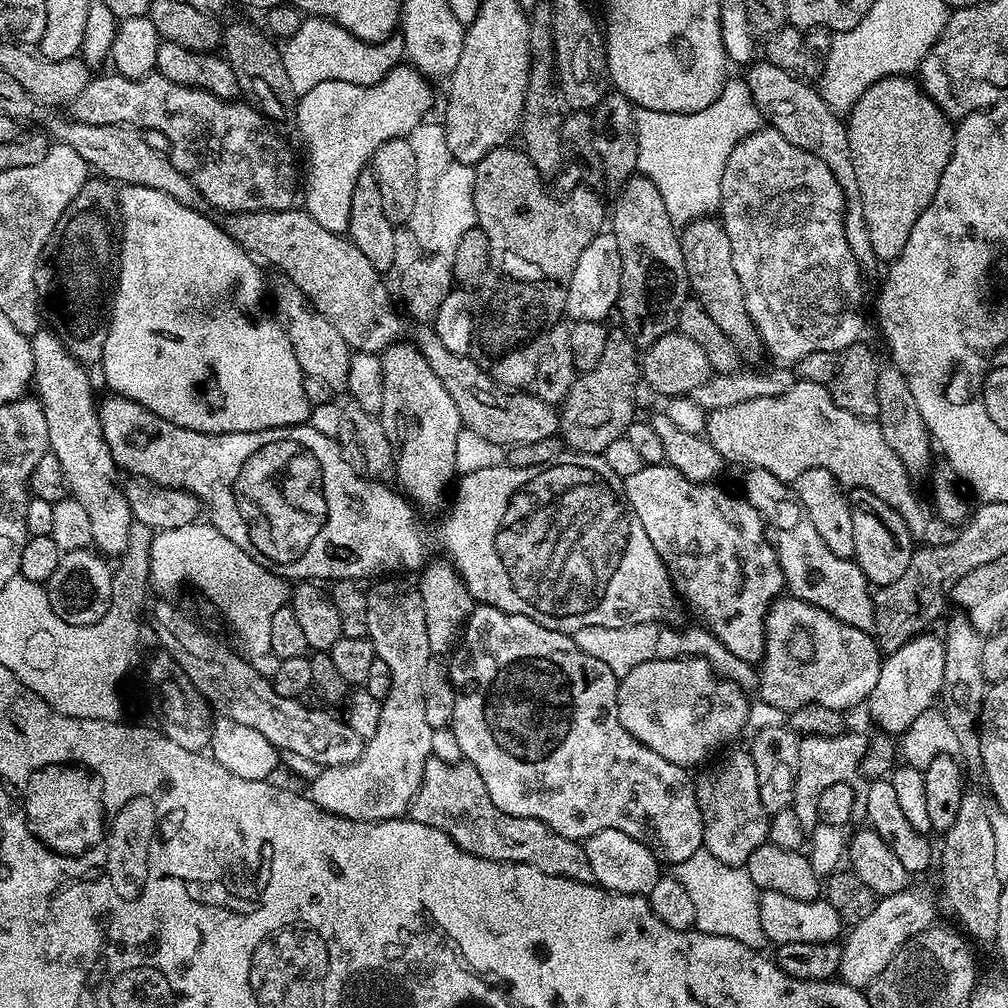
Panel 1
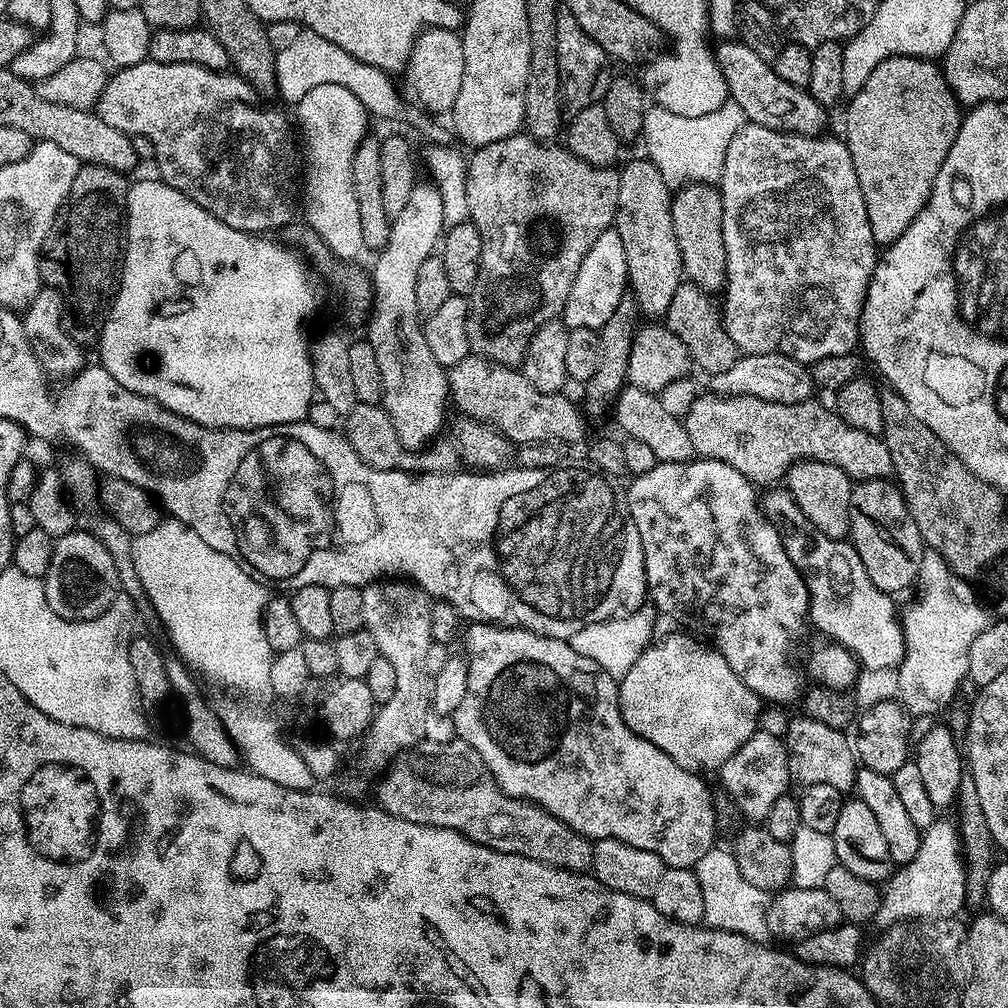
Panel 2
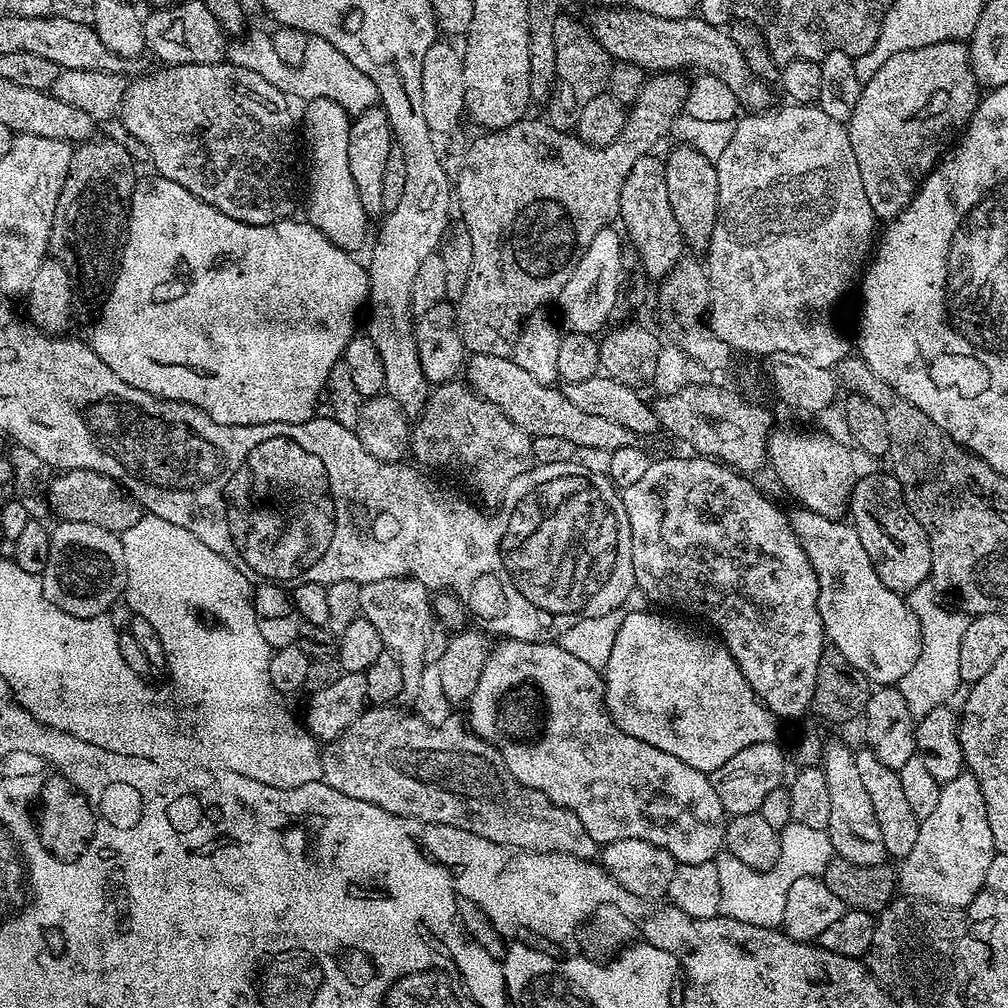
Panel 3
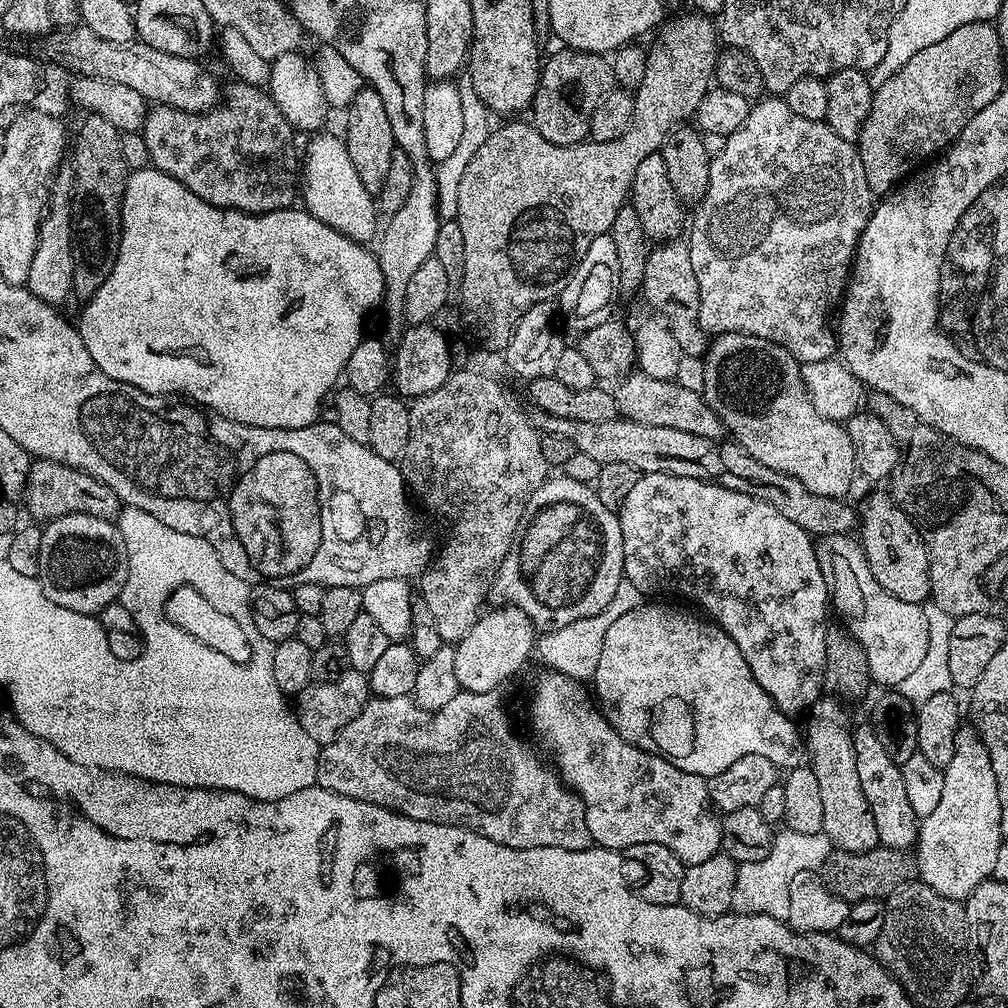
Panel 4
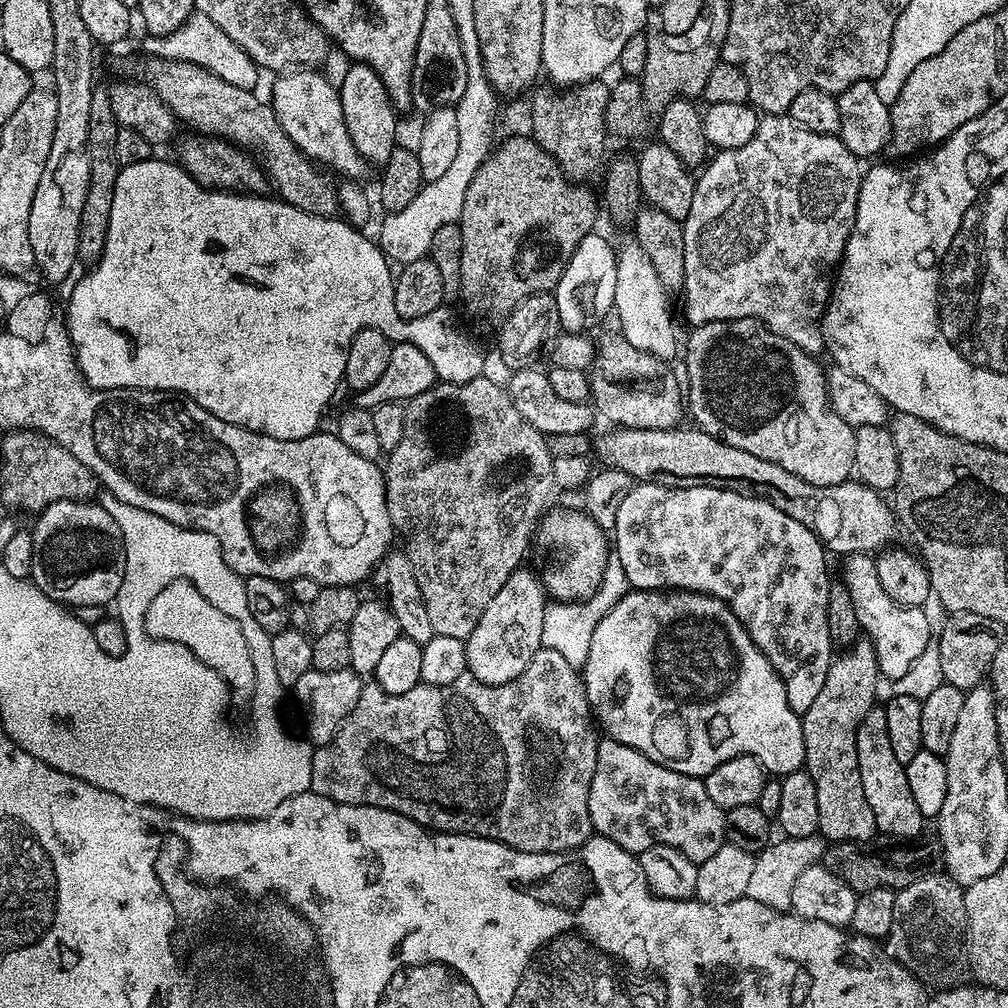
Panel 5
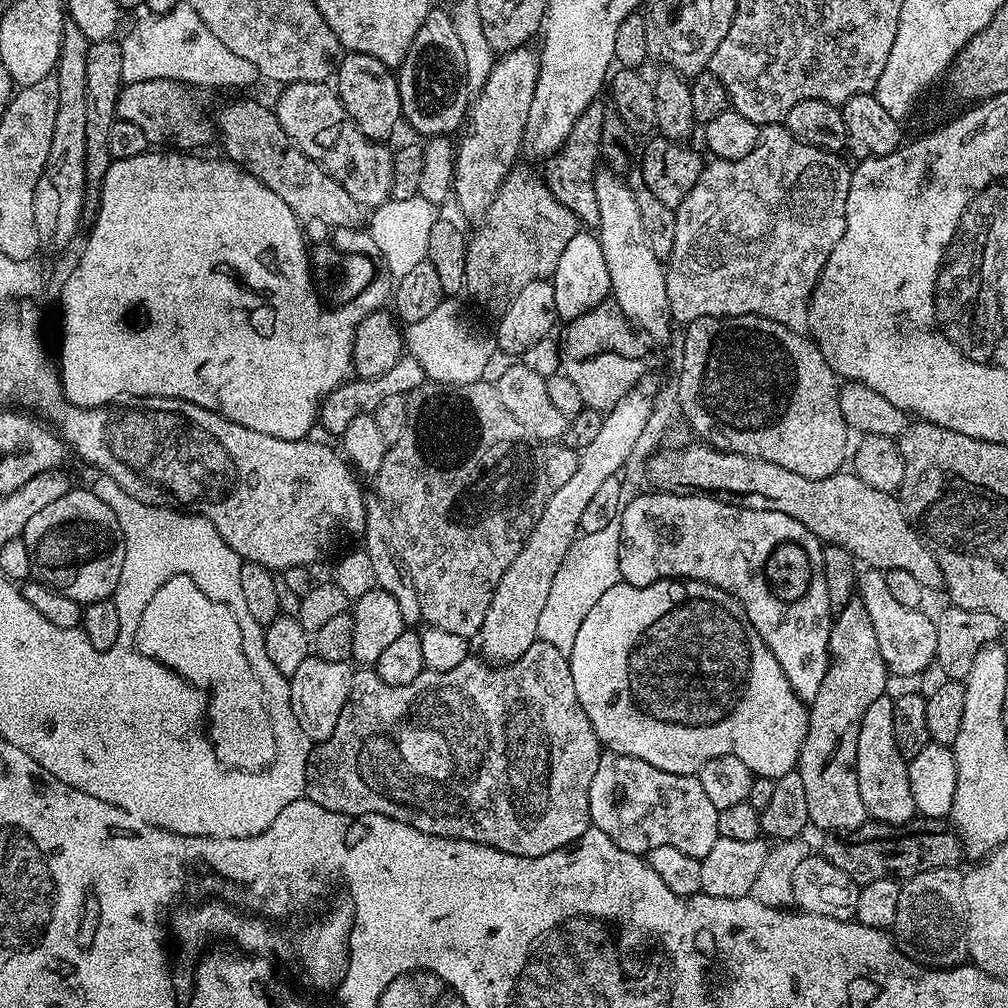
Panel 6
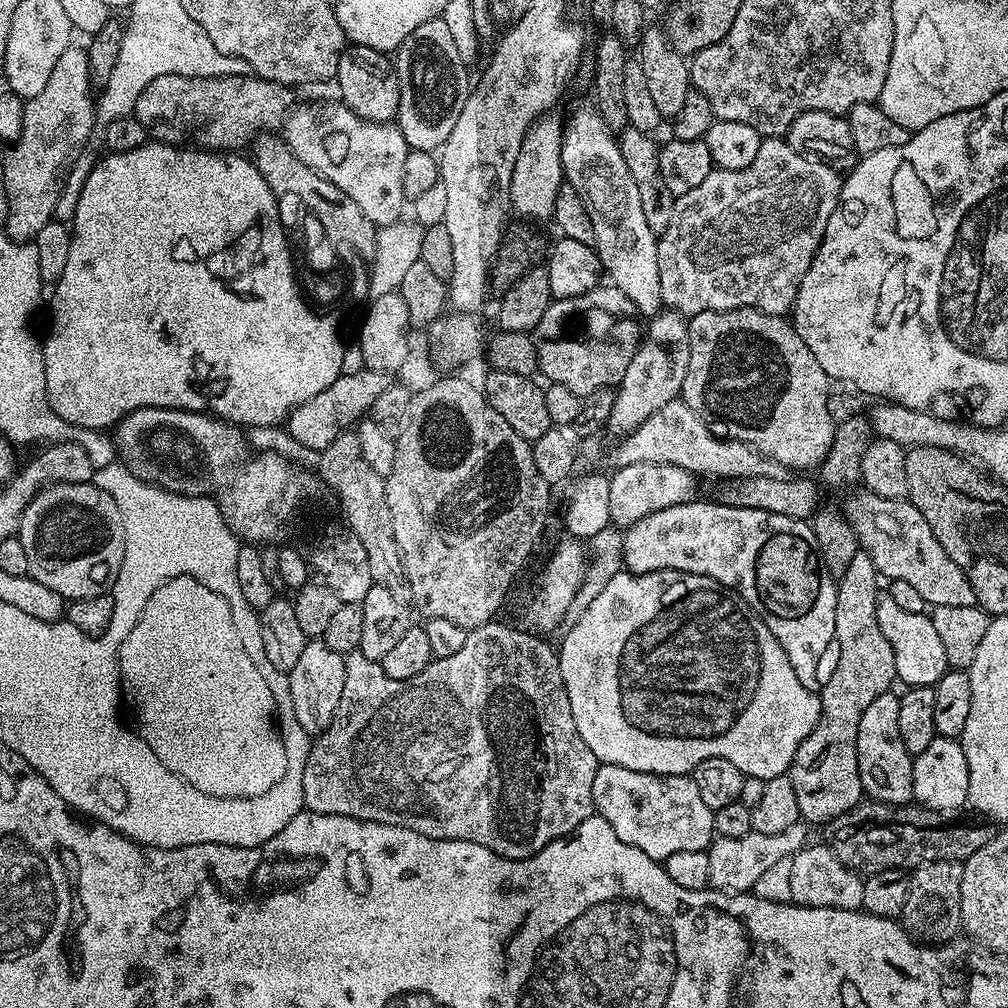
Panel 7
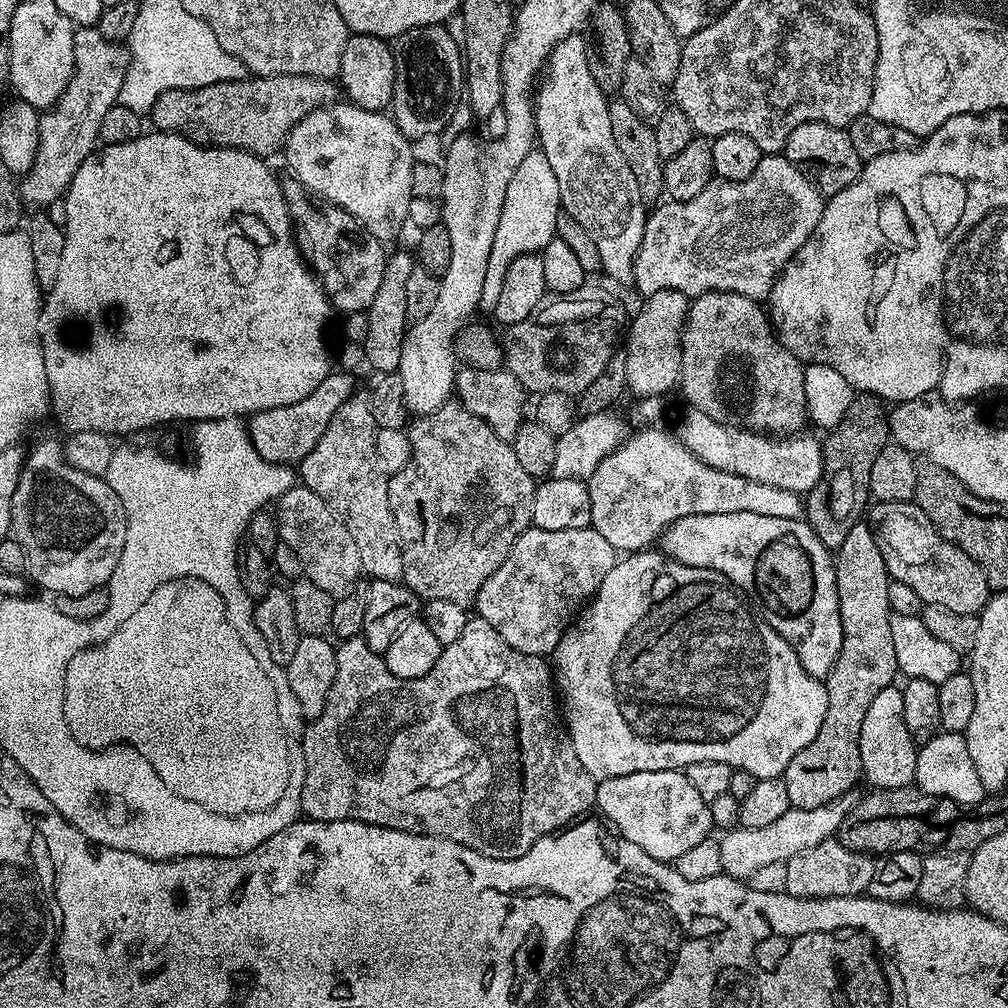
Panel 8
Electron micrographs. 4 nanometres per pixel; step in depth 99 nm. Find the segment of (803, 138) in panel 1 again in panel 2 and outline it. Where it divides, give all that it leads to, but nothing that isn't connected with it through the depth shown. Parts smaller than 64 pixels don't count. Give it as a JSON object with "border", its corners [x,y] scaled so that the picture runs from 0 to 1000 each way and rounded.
{"border":[[[718,38],[709,45],[708,51],[716,77],[720,77],[725,102],[738,110],[739,120],[764,129],[791,131],[797,135],[812,135],[818,130],[817,122],[822,114],[818,107],[802,92],[801,87],[784,85],[784,81],[772,77],[769,66],[763,61],[752,58],[744,46],[730,38]]]}

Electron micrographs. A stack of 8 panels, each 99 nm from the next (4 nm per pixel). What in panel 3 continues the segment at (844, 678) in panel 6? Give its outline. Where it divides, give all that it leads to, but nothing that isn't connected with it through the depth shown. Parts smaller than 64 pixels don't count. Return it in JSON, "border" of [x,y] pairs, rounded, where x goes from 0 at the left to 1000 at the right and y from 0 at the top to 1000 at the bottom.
{"border":[[[825,734],[822,738],[820,735],[815,742],[815,761],[819,768],[819,781],[823,783],[823,815],[819,824],[826,846],[832,852],[851,859],[878,856],[881,844],[875,835],[875,823],[871,823],[871,811],[867,809],[863,788],[851,768],[849,746],[833,734]]]}

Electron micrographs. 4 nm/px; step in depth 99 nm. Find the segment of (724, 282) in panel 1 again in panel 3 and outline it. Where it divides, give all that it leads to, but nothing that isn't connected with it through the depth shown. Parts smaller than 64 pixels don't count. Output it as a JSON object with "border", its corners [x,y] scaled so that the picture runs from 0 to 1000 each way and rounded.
{"border":[[[684,143],[671,145],[659,164],[661,177],[661,193],[665,196],[665,204],[669,208],[669,216],[673,216],[673,224],[679,233],[679,241],[684,247],[697,251],[706,234],[710,209],[712,208],[712,169],[704,157]]]}

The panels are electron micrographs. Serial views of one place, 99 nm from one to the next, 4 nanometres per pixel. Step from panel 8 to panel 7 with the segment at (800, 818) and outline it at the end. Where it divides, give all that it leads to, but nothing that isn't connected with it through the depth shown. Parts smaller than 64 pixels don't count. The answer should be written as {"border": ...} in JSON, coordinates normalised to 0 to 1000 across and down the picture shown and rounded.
{"border":[[[792,816],[784,819],[784,823],[776,823],[776,827],[752,827],[746,824],[736,831],[715,829],[707,832],[700,842],[704,851],[703,878],[712,885],[742,885],[763,859],[776,855],[776,851],[781,849],[786,850],[799,840],[803,832],[801,823],[803,824],[797,816]]]}

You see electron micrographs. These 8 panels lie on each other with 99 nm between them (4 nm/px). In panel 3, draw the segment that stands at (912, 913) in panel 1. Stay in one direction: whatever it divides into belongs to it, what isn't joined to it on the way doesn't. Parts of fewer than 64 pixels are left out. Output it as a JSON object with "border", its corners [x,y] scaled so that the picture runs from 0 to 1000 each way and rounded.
{"border":[[[957,764],[950,772],[934,781],[931,800],[913,815],[907,843],[899,847],[891,857],[891,881],[898,890],[906,893],[921,893],[939,901],[959,902],[964,892],[976,881],[978,863],[984,850],[989,848],[986,827],[982,827],[982,815],[978,812],[978,792],[974,792],[974,780]]]}

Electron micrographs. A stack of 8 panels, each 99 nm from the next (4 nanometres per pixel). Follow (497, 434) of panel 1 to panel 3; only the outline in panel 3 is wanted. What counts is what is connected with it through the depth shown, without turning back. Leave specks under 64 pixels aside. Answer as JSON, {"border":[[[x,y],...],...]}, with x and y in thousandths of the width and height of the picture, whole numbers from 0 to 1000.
{"border":[[[468,353],[462,361],[462,373],[463,369],[462,377],[468,388],[480,397],[490,399],[490,403],[494,403],[498,407],[498,411],[502,411],[502,415],[506,415],[506,419],[510,419],[527,434],[562,435],[562,438],[569,438],[572,445],[584,443],[603,448],[629,440],[629,430],[625,427],[621,427],[613,419],[605,419],[601,415],[596,415],[594,411],[581,411],[581,407],[569,403],[569,399],[565,399],[565,395],[562,395],[562,391],[555,384],[539,381],[534,379],[534,375],[522,371],[522,367],[518,367],[518,363],[510,360],[507,353]]]}

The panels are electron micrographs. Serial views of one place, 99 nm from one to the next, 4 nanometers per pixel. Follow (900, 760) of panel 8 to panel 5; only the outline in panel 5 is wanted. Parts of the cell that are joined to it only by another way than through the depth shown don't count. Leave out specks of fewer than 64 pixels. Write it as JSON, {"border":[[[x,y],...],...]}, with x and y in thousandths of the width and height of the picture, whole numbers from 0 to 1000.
{"border":[[[866,700],[855,712],[855,720],[849,725],[851,740],[851,760],[855,768],[855,784],[859,784],[859,796],[867,804],[870,826],[890,834],[903,833],[914,828],[919,817],[915,804],[907,796],[903,776],[899,776],[897,758],[891,756],[887,743],[883,740],[883,728],[879,724],[879,704],[876,700]]]}

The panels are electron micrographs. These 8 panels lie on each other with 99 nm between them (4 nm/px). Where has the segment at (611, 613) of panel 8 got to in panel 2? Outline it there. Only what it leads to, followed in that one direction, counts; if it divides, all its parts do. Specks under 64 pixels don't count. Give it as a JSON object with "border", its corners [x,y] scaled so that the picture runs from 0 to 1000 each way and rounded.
{"border":[[[671,626],[675,627],[644,639],[622,669],[614,672],[615,707],[629,728],[641,732],[641,736],[649,736],[673,760],[691,768],[709,767],[752,725],[750,717],[754,714],[756,695],[724,665],[724,657],[705,638],[682,626]]]}

